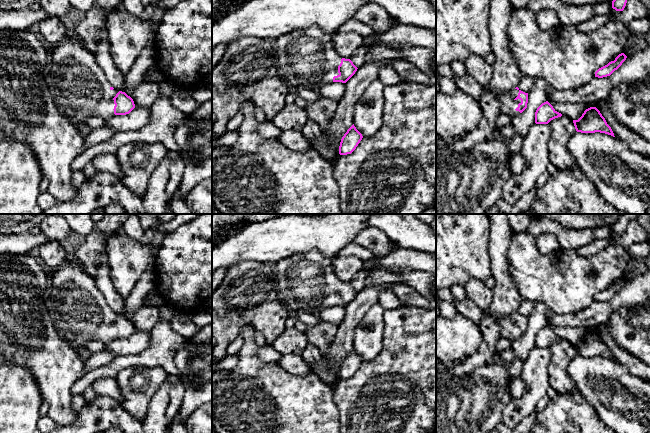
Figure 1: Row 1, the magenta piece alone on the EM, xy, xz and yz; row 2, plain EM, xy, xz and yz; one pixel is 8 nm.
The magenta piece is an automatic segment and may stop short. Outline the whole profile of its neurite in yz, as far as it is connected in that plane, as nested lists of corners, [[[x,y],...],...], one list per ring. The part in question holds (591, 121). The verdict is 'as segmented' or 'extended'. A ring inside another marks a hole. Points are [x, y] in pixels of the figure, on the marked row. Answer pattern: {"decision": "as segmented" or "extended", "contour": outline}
{"decision": "as segmented", "contour": [[[596,107],[586,109],[578,120],[573,120],[573,123],[577,132],[600,132],[615,137],[611,127]]]}

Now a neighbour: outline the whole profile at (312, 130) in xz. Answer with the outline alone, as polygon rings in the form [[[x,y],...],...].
[[[309,118],[302,132],[311,144],[316,143],[322,136],[321,126],[316,121]]]

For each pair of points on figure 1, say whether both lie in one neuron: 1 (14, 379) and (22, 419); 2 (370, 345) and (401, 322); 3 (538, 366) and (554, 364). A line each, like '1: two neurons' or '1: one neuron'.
1: one neuron
2: two neurons
3: two neurons

